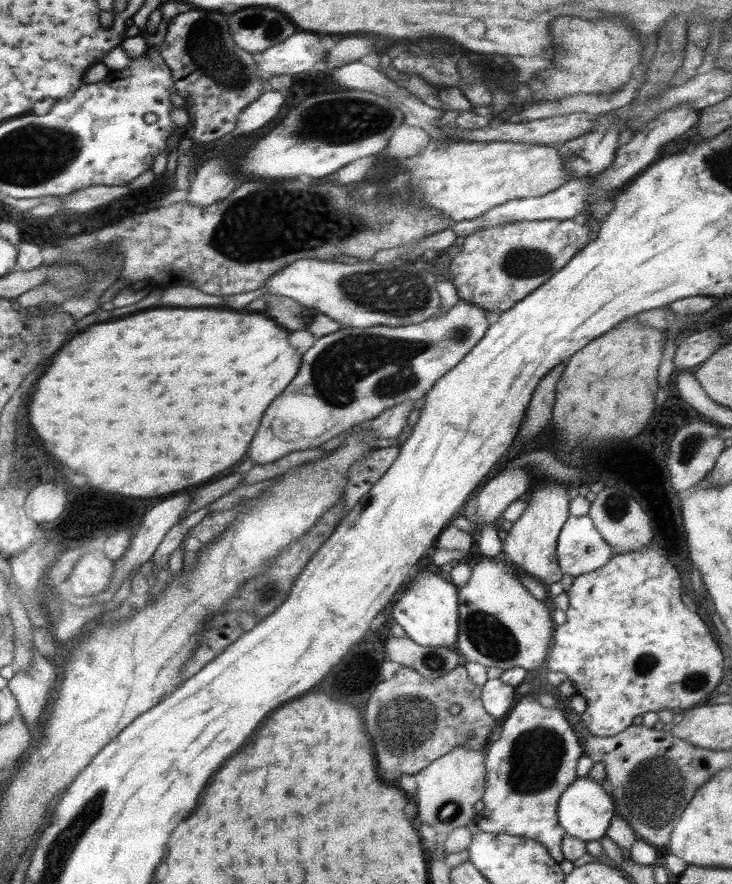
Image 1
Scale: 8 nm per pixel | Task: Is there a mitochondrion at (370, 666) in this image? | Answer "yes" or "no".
no

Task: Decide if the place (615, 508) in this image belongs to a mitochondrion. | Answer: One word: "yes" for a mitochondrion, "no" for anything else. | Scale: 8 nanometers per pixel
yes

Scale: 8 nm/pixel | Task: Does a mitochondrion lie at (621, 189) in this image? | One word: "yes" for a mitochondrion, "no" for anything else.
no

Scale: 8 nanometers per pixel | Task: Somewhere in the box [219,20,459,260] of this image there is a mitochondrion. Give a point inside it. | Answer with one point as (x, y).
(341, 121)

